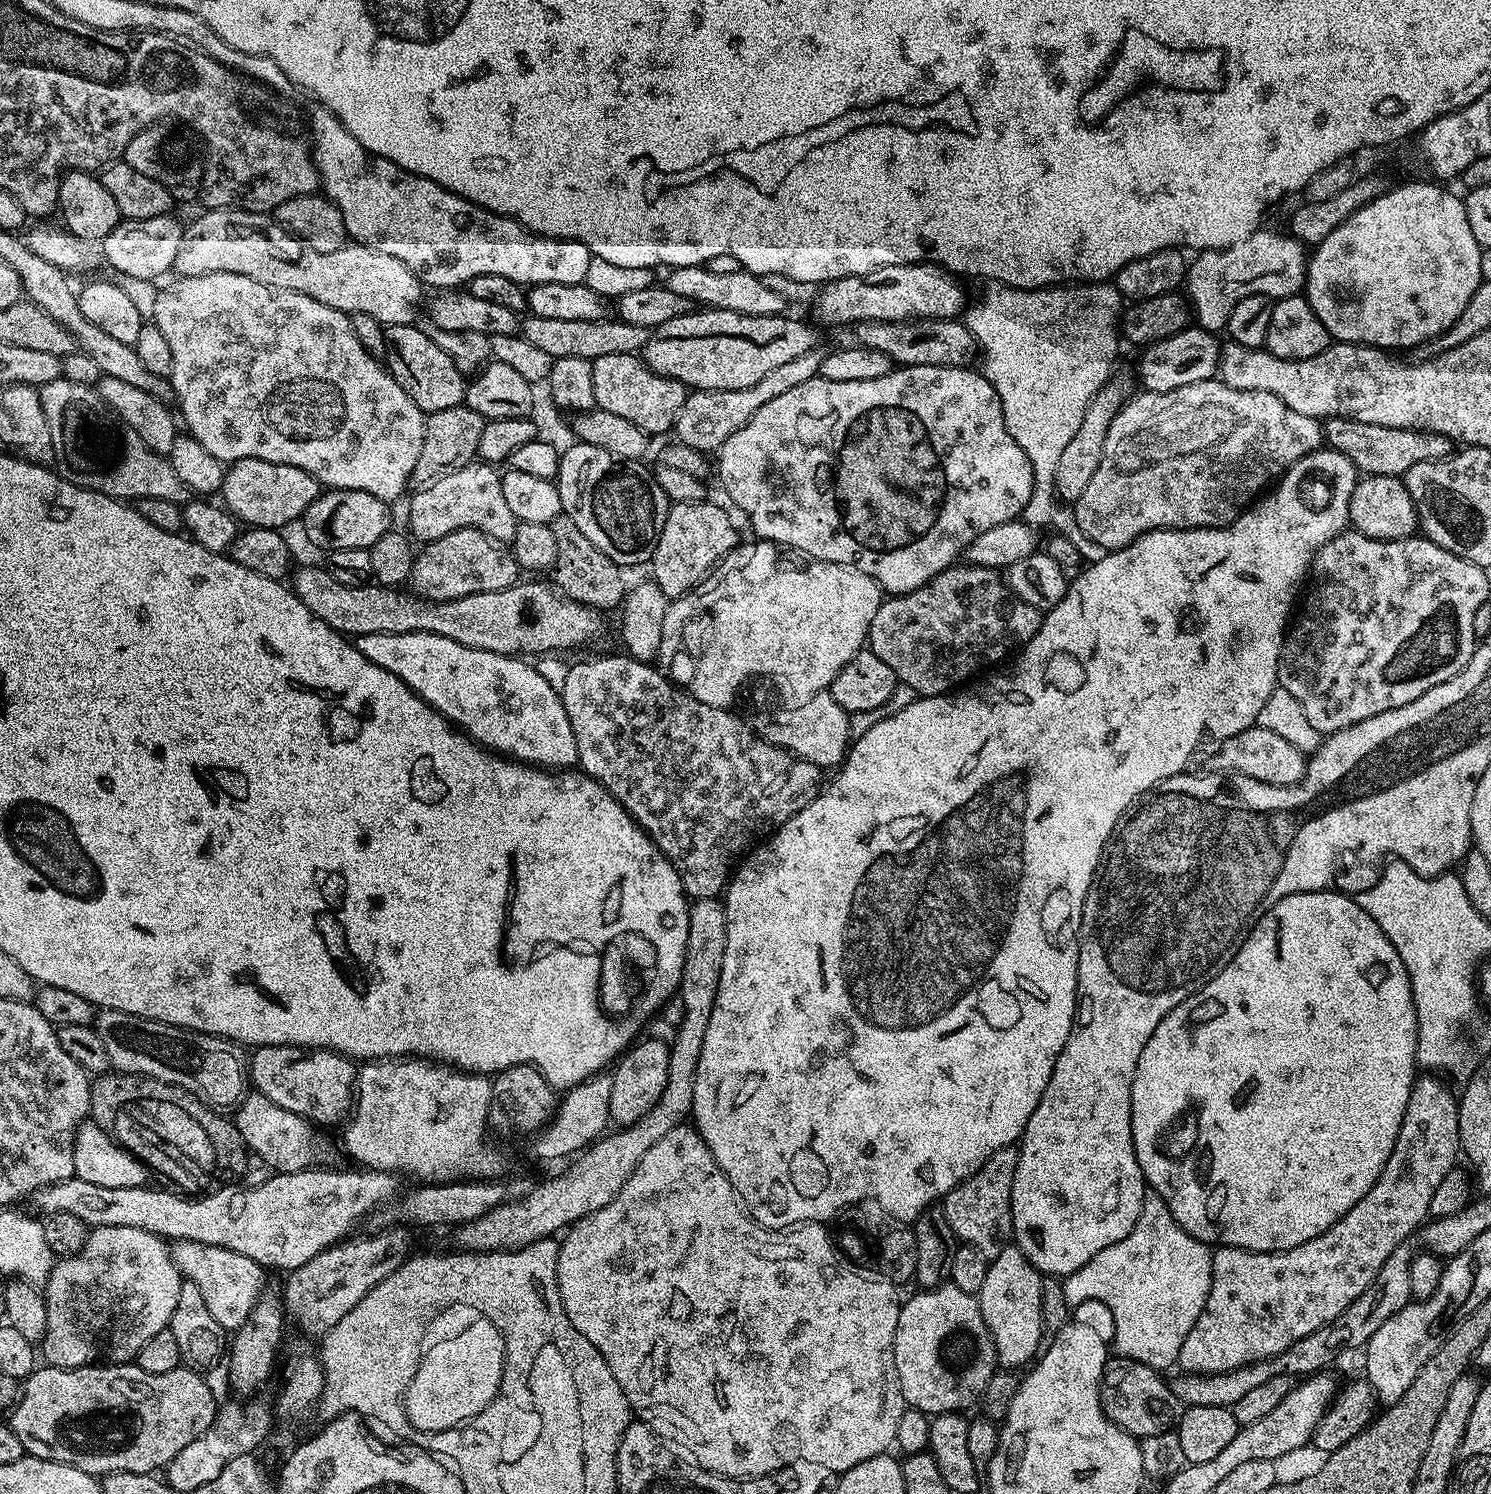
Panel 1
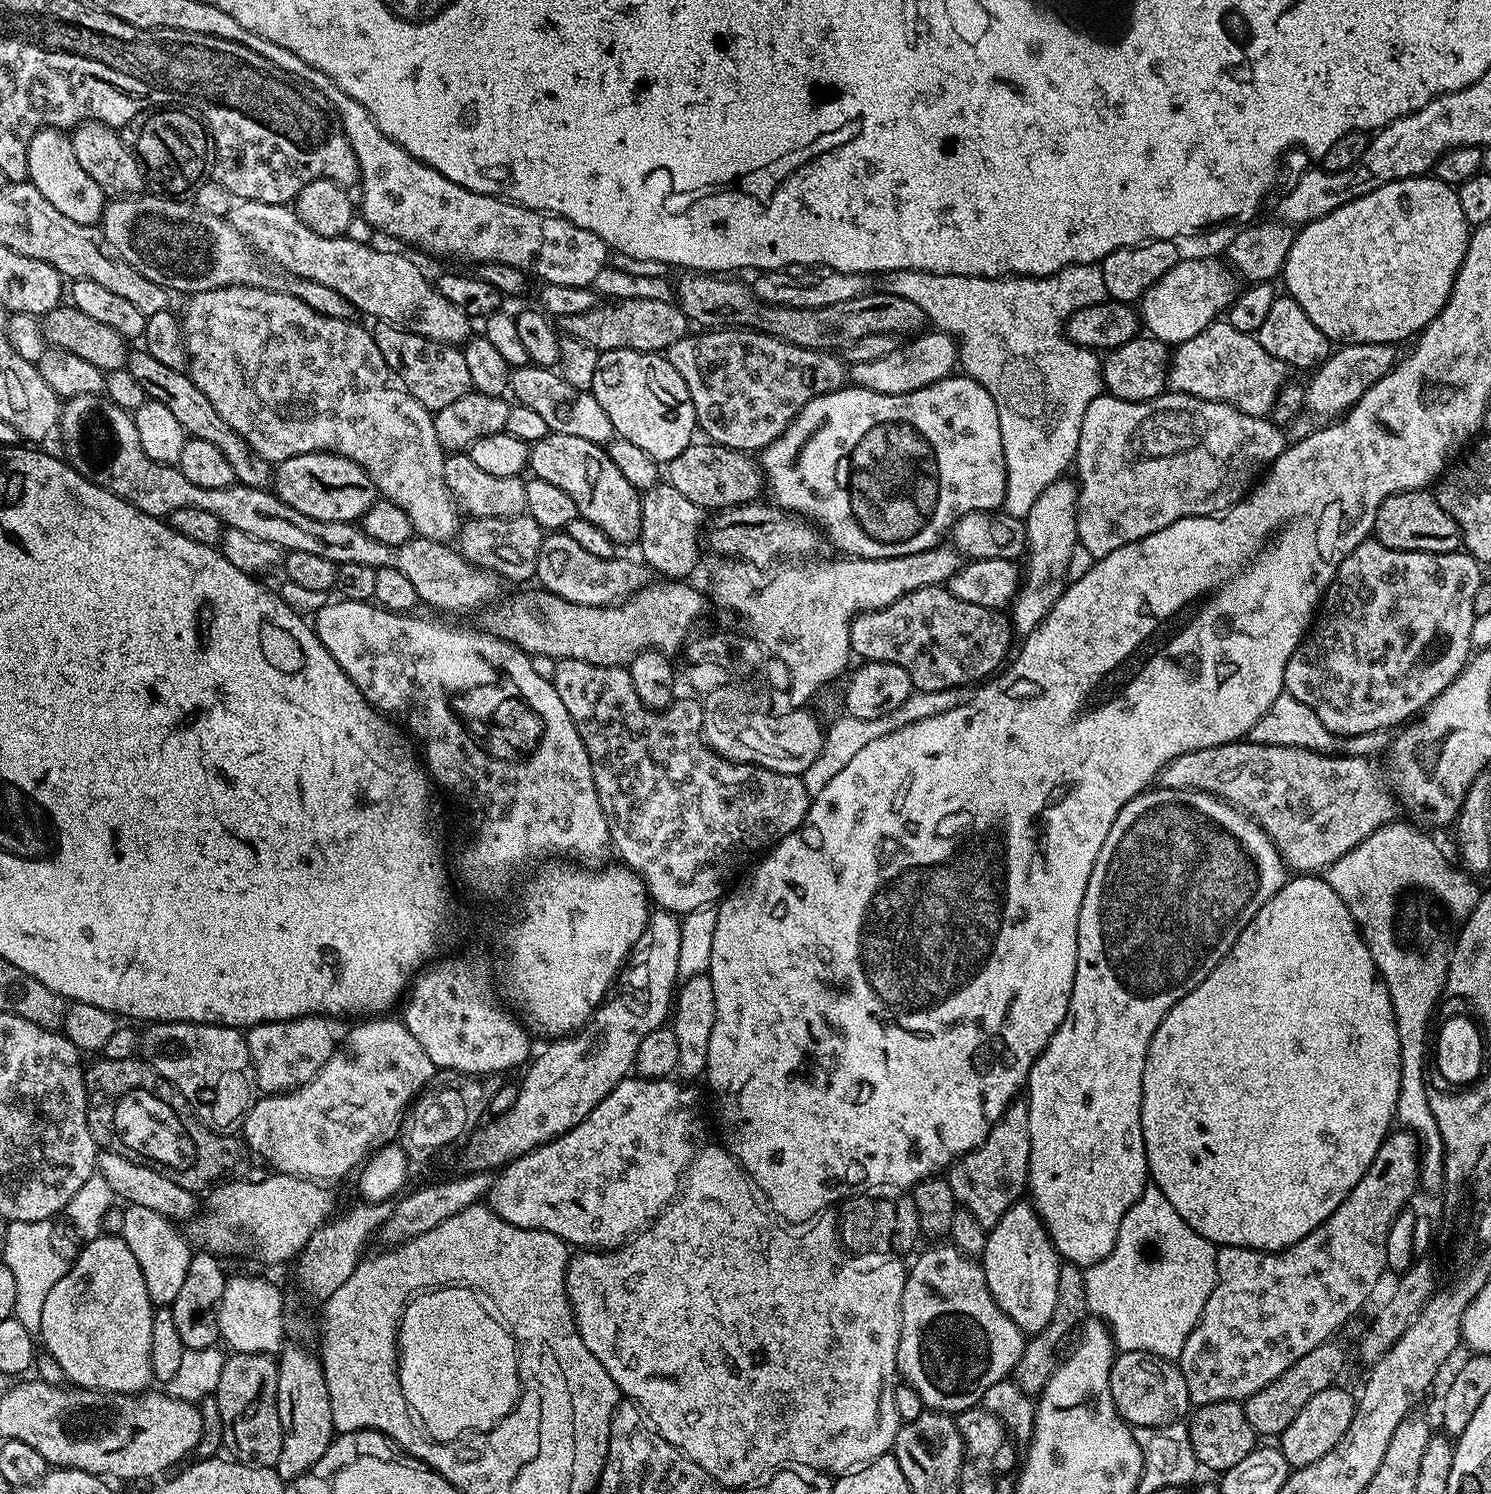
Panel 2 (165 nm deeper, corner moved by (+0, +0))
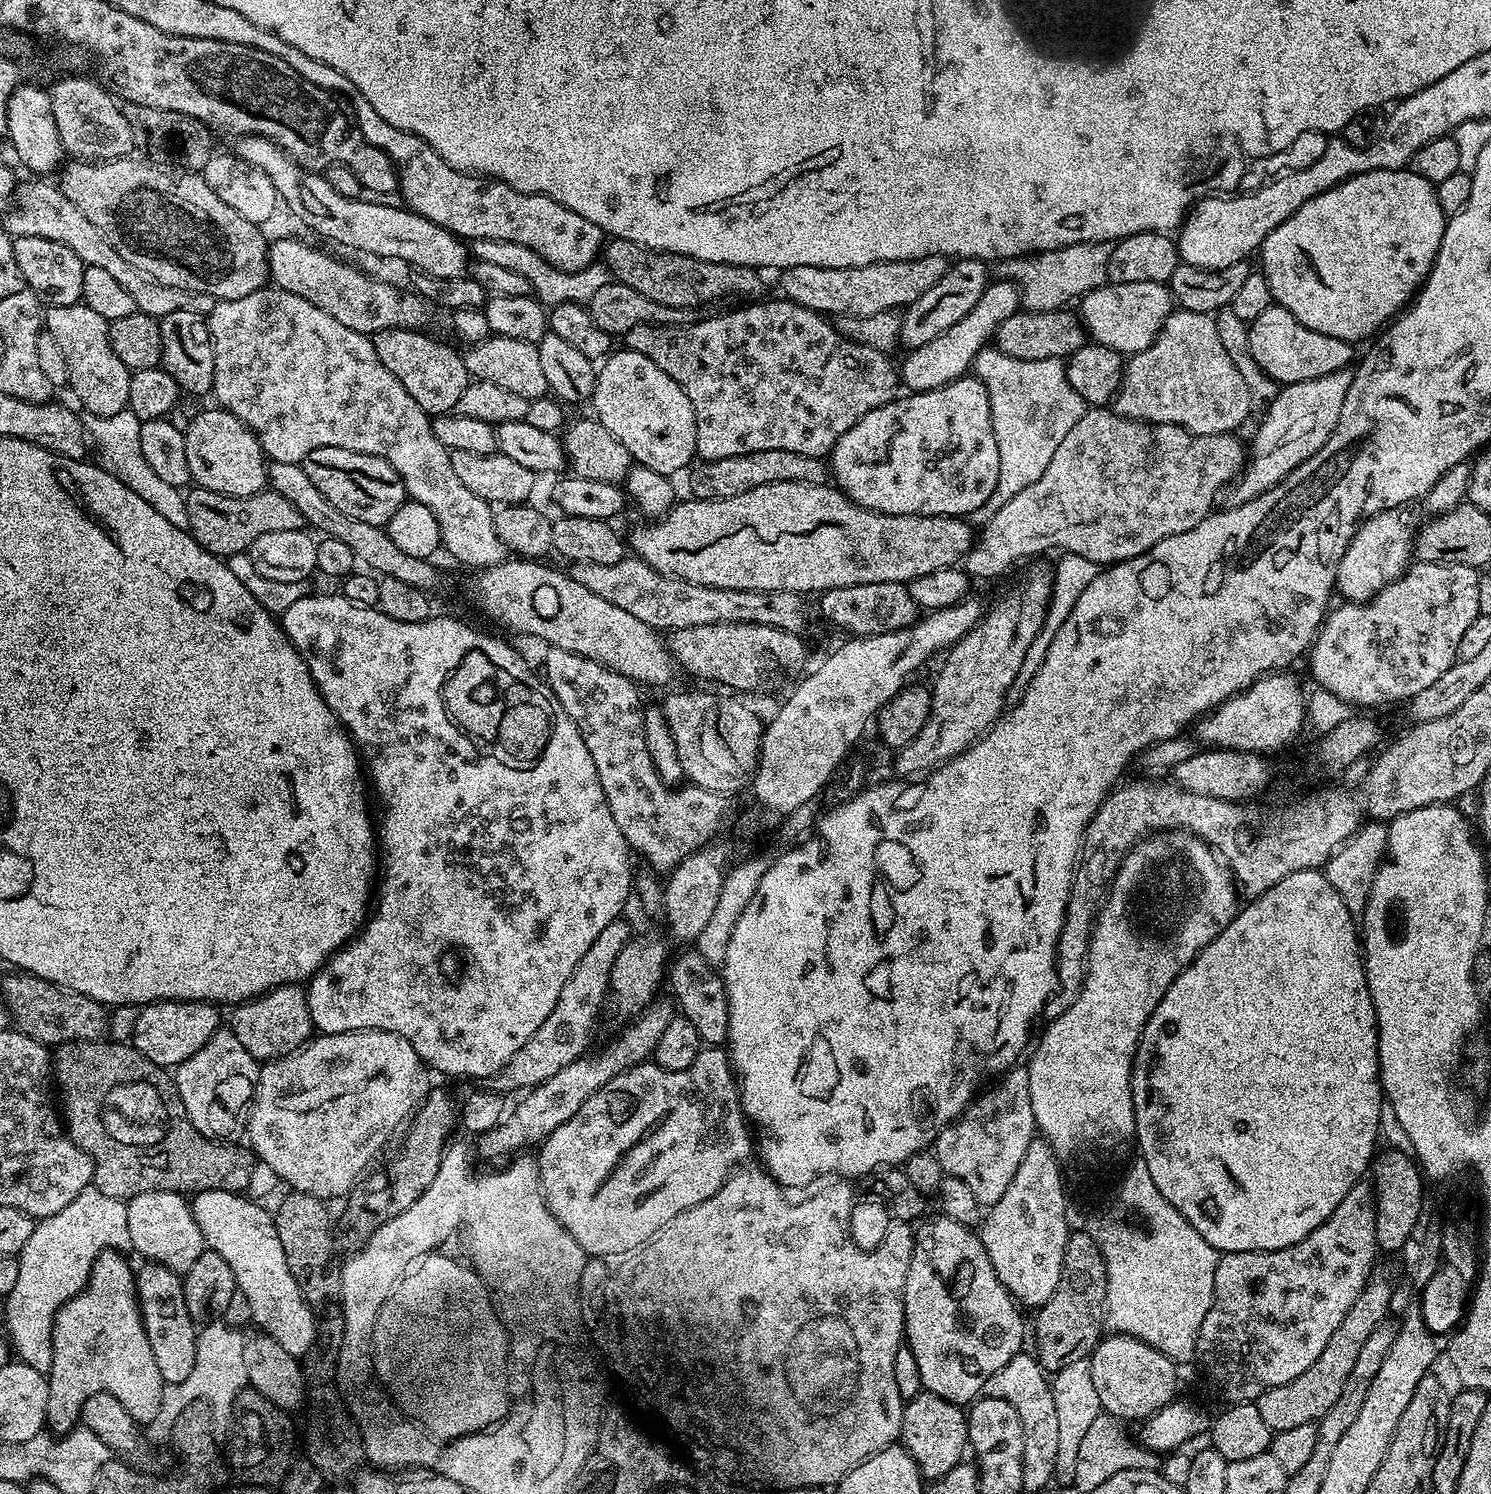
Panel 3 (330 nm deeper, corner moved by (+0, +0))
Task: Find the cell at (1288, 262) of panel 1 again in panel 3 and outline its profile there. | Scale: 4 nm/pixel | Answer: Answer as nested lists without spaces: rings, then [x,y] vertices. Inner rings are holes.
[[[1109,282],[1103,284],[1101,288],[1090,290],[1078,304],[1078,315],[1084,321],[1087,335],[1095,343],[1105,344],[1107,348],[1113,348],[1121,354],[1146,350],[1146,346],[1150,346],[1150,342],[1154,342],[1154,338],[1162,330],[1166,318],[1172,315],[1173,311],[1174,301],[1167,283],[1159,284],[1158,282],[1122,282],[1121,284]]]

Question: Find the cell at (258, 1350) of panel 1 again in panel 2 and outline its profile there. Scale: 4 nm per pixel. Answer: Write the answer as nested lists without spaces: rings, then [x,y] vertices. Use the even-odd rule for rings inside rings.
[[[232,1352],[225,1359],[222,1374],[214,1398],[218,1402],[218,1414],[222,1418],[225,1449],[229,1448],[231,1459],[241,1464],[253,1464],[255,1468],[275,1468],[278,1454],[282,1454],[282,1422],[278,1422],[278,1374],[277,1361],[268,1354],[242,1354]]]

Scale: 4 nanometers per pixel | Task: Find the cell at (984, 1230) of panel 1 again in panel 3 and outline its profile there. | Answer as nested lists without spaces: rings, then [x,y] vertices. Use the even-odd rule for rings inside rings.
[[[1027,1067],[1009,1068],[996,1083],[985,1087],[957,1120],[937,1134],[934,1141],[934,1151],[944,1173],[962,1178],[981,1206],[990,1206],[1006,1194],[1014,1174],[1018,1174],[1026,1146],[1038,1136],[1034,1106],[1030,1106]]]

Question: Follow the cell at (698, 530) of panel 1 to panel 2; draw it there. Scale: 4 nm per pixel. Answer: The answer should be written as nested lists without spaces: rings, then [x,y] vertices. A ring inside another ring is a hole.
[[[661,482],[655,488],[647,489],[642,496],[642,526],[638,541],[643,563],[653,573],[661,572],[664,578],[688,578],[700,560],[704,516],[705,509],[678,494],[672,484]]]

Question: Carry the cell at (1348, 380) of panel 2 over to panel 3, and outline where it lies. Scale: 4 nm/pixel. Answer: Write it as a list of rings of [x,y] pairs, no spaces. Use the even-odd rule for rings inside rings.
[[[1343,368],[1334,374],[1322,374],[1322,378],[1310,378],[1310,382],[1294,382],[1281,387],[1272,405],[1259,417],[1256,437],[1252,444],[1250,440],[1250,459],[1231,485],[1233,505],[1250,502],[1266,490],[1278,486],[1286,474],[1322,450],[1324,443],[1332,437],[1334,426],[1338,426],[1342,402],[1346,402],[1346,390],[1350,390],[1351,381],[1352,372]]]

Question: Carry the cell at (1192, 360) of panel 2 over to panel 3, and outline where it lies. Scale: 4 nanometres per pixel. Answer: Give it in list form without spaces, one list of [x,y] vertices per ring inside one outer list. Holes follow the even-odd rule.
[[[1173,311],[1166,318],[1154,342],[1150,342],[1146,350],[1133,352],[1127,357],[1124,377],[1114,397],[1114,411],[1118,416],[1128,420],[1145,420],[1148,424],[1173,424],[1196,436],[1235,433],[1236,427],[1244,419],[1249,419],[1250,410],[1250,394],[1246,390],[1246,382],[1242,382],[1238,366],[1234,366],[1230,354],[1226,354],[1226,349],[1222,347],[1222,338],[1218,338],[1218,326],[1207,312]]]

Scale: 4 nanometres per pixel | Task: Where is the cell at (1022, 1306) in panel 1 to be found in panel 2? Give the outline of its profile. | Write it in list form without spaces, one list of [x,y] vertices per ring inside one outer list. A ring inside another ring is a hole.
[[[1027,1199],[1016,1201],[993,1228],[988,1229],[986,1250],[982,1257],[982,1267],[986,1274],[986,1286],[990,1286],[990,1294],[994,1302],[1025,1334],[1041,1332],[1050,1322],[1050,1314],[1054,1314],[1054,1306],[1058,1302],[1058,1270],[1062,1257],[1052,1244],[1042,1218],[1036,1213],[1036,1208]]]

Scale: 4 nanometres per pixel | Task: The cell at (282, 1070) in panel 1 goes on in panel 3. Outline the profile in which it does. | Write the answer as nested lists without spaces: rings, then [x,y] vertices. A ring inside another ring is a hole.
[[[283,984],[272,988],[253,1000],[235,1005],[231,1012],[230,1030],[257,1062],[277,1060],[279,1056],[298,1052],[314,1036],[307,991],[300,984]]]

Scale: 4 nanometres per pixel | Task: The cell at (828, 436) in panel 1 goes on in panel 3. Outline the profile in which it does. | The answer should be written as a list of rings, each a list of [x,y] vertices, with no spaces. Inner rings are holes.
[[[965,374],[959,380],[950,382],[946,386],[938,386],[934,390],[913,392],[901,395],[888,404],[878,406],[866,413],[850,430],[842,434],[830,453],[830,476],[834,479],[835,487],[839,488],[848,499],[858,506],[870,509],[871,512],[881,512],[891,516],[959,516],[971,517],[974,510],[978,510],[994,494],[998,486],[998,442],[994,442],[994,430],[990,418],[990,398],[986,394],[986,386],[977,380],[975,375]]]

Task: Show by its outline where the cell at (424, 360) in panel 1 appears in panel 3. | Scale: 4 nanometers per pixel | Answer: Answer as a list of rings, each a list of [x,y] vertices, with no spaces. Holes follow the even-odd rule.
[[[387,328],[372,336],[372,345],[378,350],[378,358],[382,358],[382,366],[406,386],[406,394],[410,394],[429,417],[443,416],[458,406],[458,398],[462,398],[462,390],[466,390],[470,377],[463,355],[426,333],[414,328]]]

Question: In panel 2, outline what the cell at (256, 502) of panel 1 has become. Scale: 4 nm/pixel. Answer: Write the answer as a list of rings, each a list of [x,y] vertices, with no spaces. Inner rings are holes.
[[[337,452],[298,454],[279,461],[274,468],[274,491],[286,506],[294,506],[298,514],[306,514],[306,518],[318,518],[322,522],[359,521],[378,498],[368,471]]]

